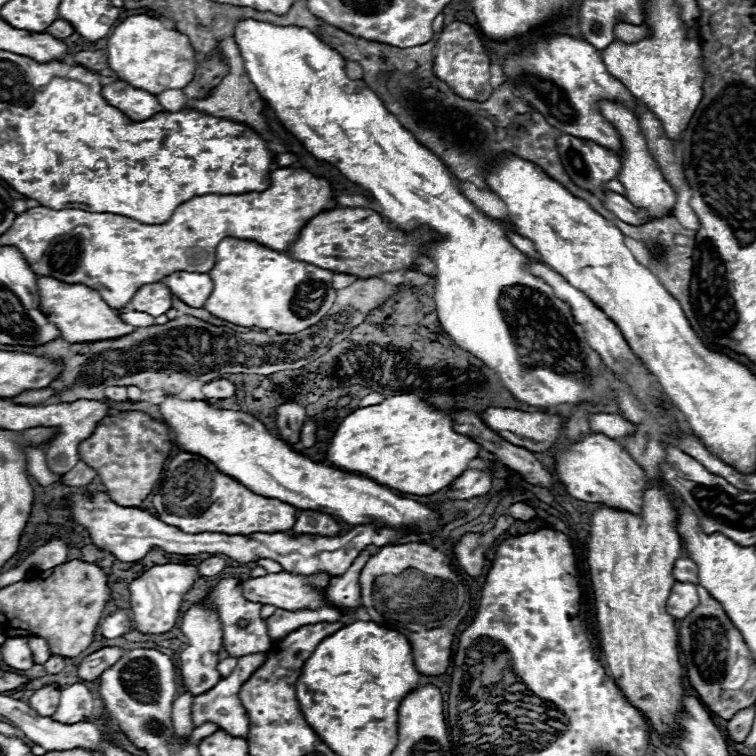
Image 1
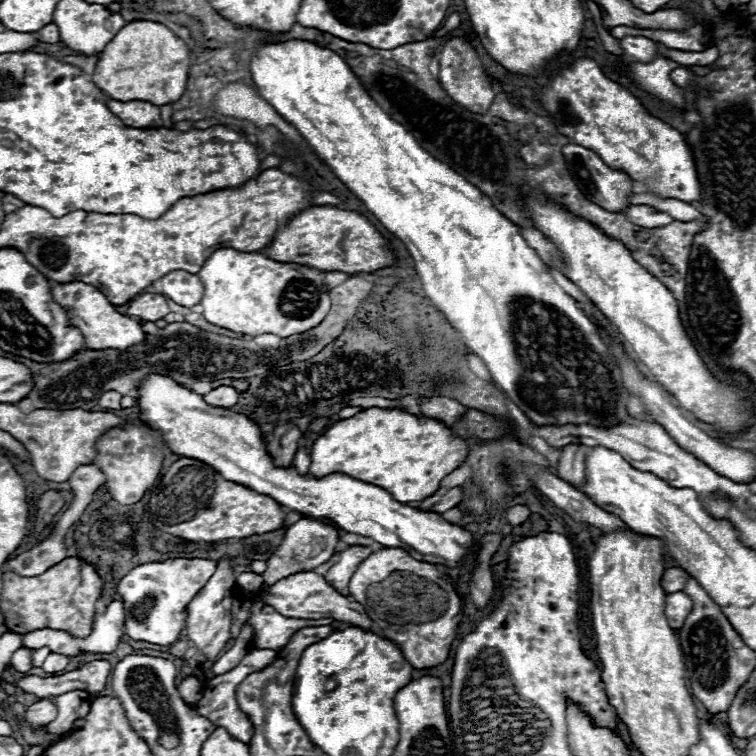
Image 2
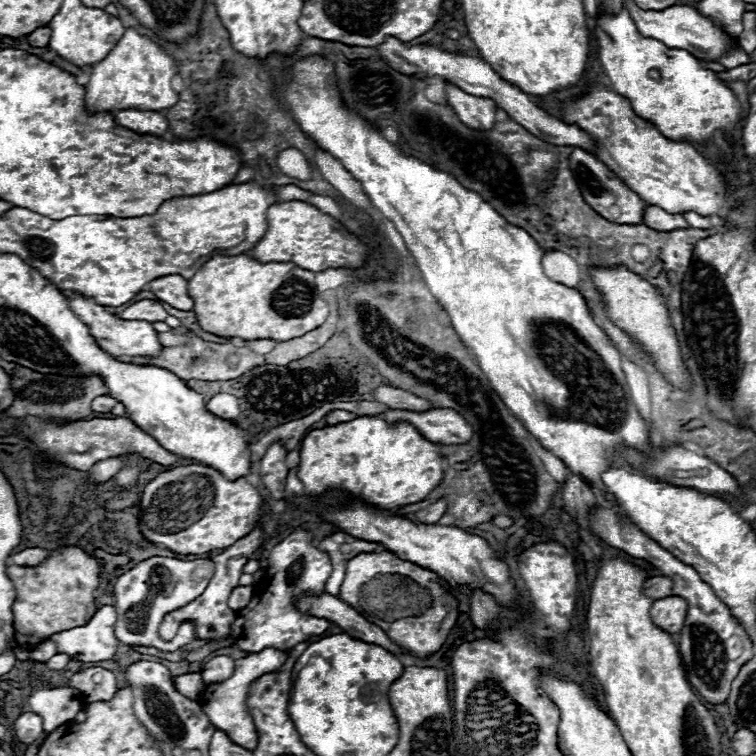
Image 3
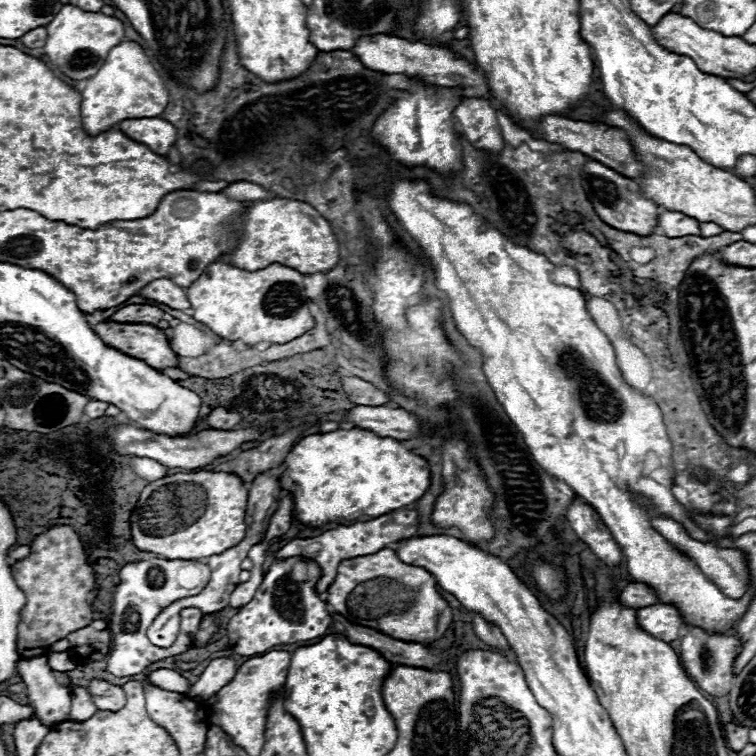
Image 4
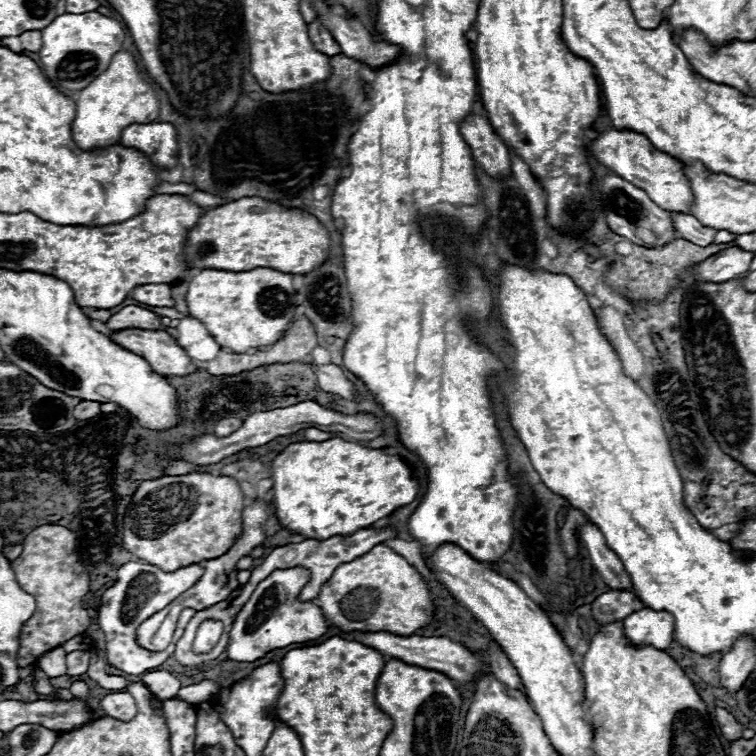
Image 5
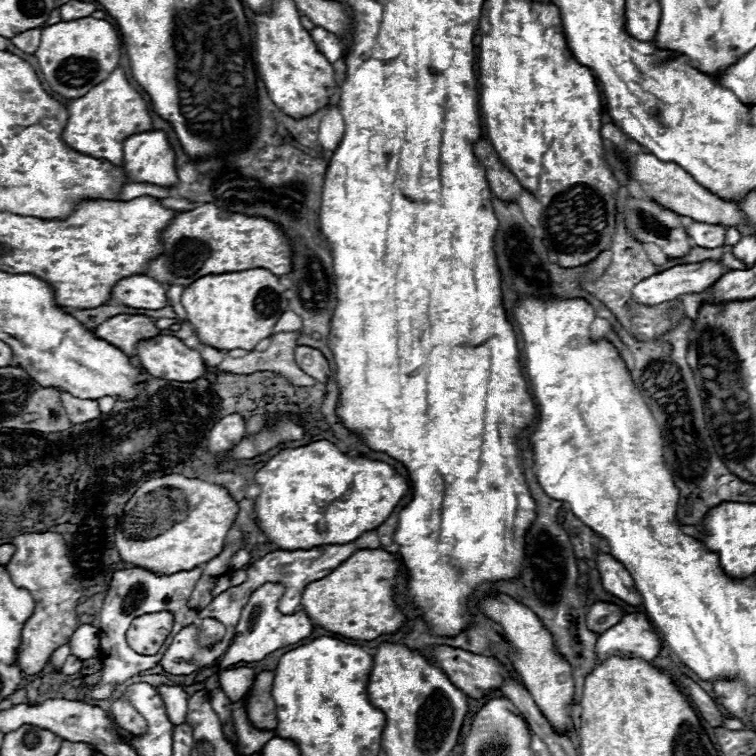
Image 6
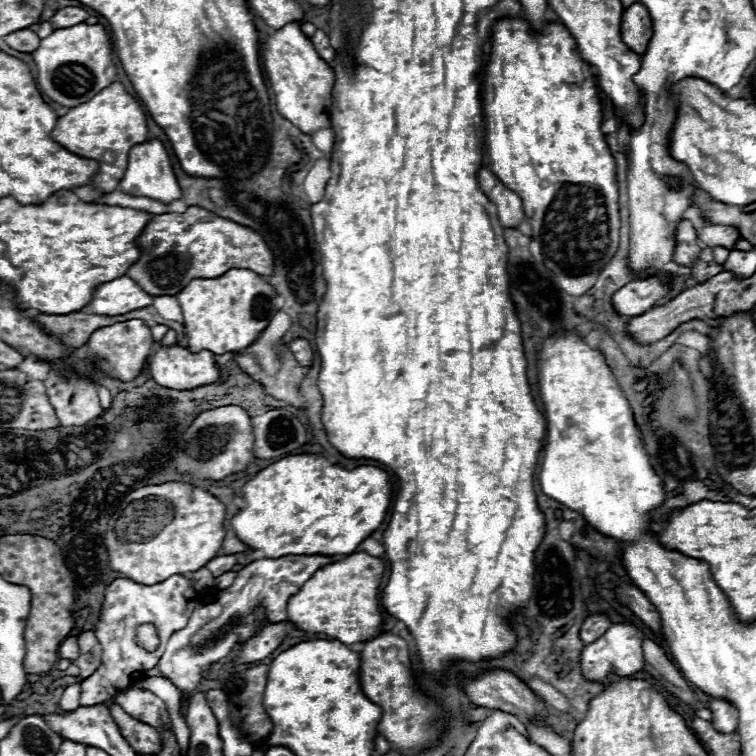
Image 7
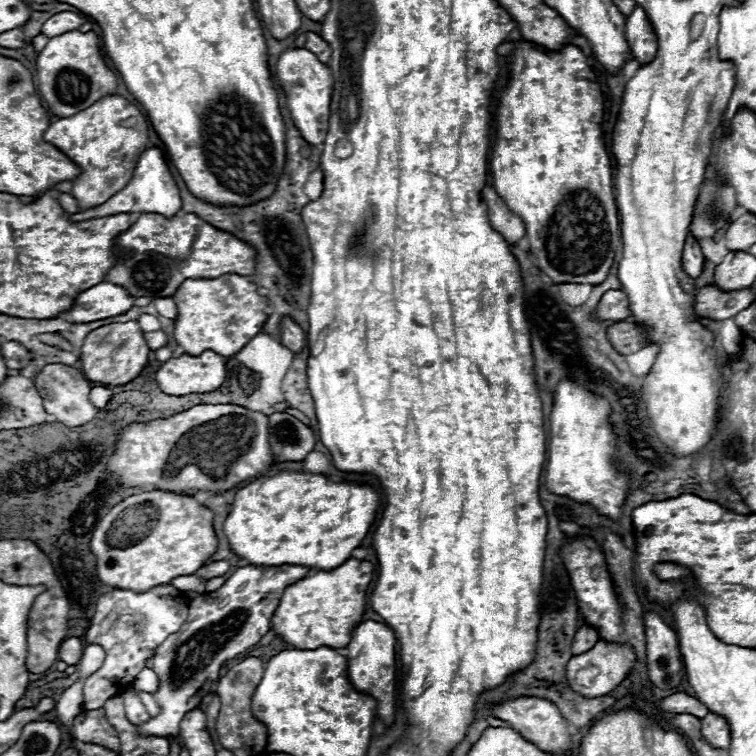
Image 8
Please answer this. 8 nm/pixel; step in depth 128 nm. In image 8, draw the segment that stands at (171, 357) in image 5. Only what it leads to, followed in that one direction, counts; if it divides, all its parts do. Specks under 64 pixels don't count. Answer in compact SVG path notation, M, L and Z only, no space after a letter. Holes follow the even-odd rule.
M202 352L200 356L188 356L182 354L180 358L166 360L160 370L156 372L156 382L164 394L204 394L208 390L216 390L216 386L222 386L226 380L226 360L224 356L216 352Z

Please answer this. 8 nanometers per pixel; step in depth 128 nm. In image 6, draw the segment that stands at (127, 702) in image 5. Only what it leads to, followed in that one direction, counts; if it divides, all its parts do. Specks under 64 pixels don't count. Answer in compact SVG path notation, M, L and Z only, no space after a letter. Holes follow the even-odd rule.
M116 700L110 708L110 716L112 720L126 732L136 734L136 736L144 736L146 734L146 720L124 700Z

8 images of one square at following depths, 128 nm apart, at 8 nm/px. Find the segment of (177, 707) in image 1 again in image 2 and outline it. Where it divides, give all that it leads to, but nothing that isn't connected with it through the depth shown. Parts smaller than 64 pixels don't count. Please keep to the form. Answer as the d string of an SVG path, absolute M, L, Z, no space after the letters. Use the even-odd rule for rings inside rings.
M186 676L180 682L178 690L180 690L180 696L184 698L184 702L190 706L194 706L196 700L200 700L204 696L204 684L196 676Z

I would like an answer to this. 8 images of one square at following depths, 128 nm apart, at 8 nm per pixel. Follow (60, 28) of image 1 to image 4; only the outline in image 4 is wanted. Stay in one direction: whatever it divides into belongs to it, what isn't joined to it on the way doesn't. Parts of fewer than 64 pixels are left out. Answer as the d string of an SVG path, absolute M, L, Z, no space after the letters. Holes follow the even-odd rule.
M34 28L30 32L26 32L20 42L28 48L42 48L46 44L46 28Z

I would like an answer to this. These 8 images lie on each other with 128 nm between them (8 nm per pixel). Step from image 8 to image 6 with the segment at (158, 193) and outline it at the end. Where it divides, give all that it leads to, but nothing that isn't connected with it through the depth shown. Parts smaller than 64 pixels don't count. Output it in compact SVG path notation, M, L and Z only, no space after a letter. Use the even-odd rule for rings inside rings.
M162 130L132 134L124 140L124 174L128 182L176 186L174 150Z

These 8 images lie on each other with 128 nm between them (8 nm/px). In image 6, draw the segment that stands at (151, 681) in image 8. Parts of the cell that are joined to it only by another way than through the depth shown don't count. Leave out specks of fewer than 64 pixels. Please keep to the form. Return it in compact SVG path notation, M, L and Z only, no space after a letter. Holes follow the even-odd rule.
M166 684L156 686L156 690L166 704L166 714L170 718L170 722L174 726L184 724L184 716L186 716L186 708L188 708L188 694L180 686L166 686Z

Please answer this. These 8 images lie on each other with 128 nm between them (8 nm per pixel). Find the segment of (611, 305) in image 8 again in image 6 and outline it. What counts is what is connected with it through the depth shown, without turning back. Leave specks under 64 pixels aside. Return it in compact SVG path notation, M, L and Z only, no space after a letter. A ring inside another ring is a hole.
M698 262L698 264L680 264L658 272L632 288L632 298L644 306L656 306L672 298L680 298L690 292L704 292L710 288L726 268L722 262Z

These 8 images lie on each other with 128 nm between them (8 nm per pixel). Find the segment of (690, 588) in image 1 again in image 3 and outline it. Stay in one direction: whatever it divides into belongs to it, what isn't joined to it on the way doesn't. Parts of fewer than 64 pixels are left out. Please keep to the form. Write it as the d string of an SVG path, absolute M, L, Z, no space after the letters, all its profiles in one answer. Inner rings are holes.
M680 596L660 598L652 604L650 618L664 632L676 634L682 630L684 620L686 620L686 600L682 600Z

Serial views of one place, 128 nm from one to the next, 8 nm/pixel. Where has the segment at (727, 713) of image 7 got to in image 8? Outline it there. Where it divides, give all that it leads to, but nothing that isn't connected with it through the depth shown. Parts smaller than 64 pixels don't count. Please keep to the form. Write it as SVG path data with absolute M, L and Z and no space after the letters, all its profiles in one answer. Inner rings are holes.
M714 714L704 716L700 732L704 734L704 740L710 746L716 746L716 748L728 748L730 746L730 730L728 730L728 724L724 718L718 718Z

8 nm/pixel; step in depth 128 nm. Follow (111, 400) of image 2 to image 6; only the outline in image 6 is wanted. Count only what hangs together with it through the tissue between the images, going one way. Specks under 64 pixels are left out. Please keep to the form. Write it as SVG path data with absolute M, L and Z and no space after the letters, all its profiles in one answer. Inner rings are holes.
M60 390L60 400L62 400L62 406L72 424L84 424L84 422L90 422L92 418L100 416L96 400L80 400L80 398L70 396L64 390Z

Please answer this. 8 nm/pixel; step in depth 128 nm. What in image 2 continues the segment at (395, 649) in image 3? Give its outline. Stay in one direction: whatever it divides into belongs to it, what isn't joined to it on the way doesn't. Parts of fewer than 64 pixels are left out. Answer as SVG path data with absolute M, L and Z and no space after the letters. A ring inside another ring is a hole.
M300 572L300 574L292 574L280 582L276 582L270 588L270 594L266 596L266 602L272 604L280 614L290 616L290 618L308 618L308 620L318 620L318 618L334 618L338 622L348 622L352 626L358 626L362 630L372 630L372 620L366 616L364 608L338 594L332 586L328 586L328 582L324 580L324 576L316 574L316 572Z

